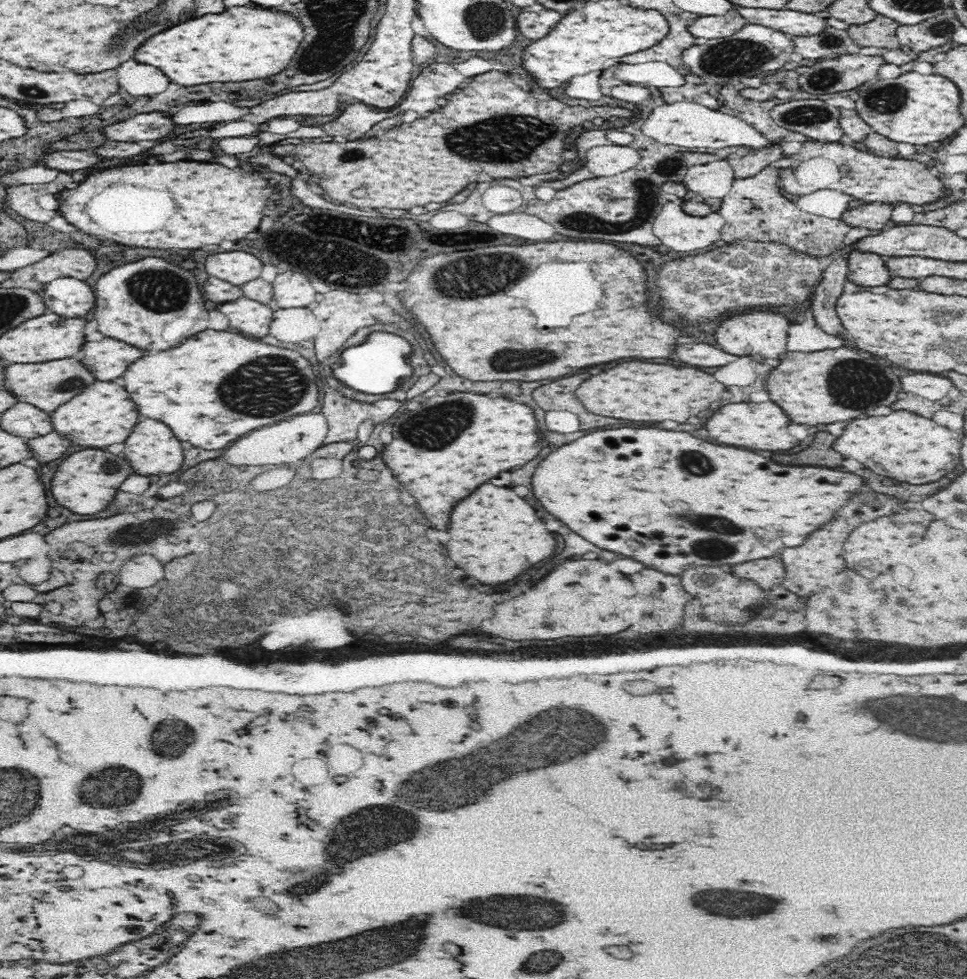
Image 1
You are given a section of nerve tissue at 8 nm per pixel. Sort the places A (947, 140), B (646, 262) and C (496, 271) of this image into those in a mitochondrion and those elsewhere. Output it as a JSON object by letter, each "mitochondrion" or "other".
{"A":"other","B":"other","C":"mitochondrion"}

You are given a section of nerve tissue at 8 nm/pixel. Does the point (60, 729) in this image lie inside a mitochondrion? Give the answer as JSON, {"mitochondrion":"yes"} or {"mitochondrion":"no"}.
{"mitochondrion":"no"}

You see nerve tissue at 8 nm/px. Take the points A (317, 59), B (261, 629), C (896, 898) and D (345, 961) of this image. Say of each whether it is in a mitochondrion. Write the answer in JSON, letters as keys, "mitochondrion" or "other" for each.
{"A":"mitochondrion","B":"mitochondrion","C":"other","D":"mitochondrion"}

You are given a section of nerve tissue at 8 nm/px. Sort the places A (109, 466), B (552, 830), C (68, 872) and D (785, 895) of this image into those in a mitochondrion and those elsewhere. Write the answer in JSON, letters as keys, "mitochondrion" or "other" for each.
{"A":"mitochondrion","B":"other","C":"other","D":"mitochondrion"}

